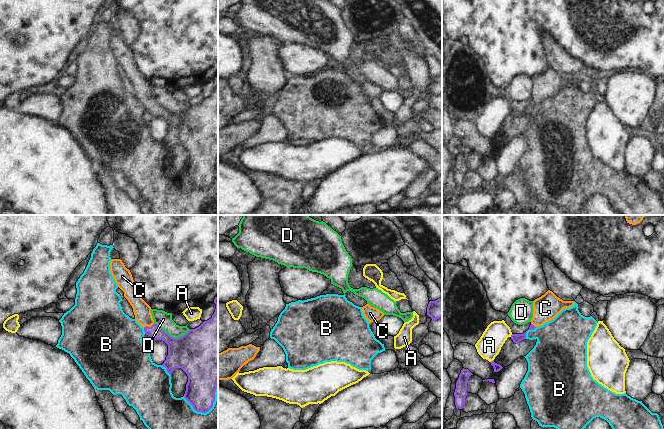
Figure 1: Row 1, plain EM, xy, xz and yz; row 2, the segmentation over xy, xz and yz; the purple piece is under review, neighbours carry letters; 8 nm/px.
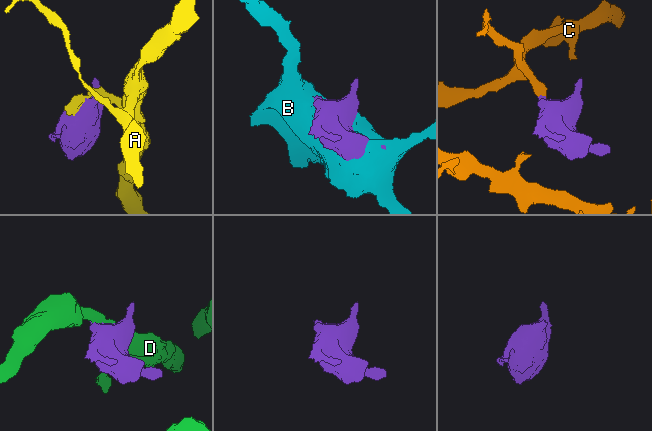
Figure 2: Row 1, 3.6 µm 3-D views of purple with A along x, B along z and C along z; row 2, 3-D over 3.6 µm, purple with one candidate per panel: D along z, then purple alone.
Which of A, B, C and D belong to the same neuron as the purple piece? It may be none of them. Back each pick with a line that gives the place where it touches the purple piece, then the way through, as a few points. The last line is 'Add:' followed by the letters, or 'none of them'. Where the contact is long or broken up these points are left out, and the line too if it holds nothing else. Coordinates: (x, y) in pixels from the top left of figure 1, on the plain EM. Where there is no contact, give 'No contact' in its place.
C: Touches purple at xy (147, 102). Path across: xy (154, 107), (147, 102), (142, 87)
Add: C.

